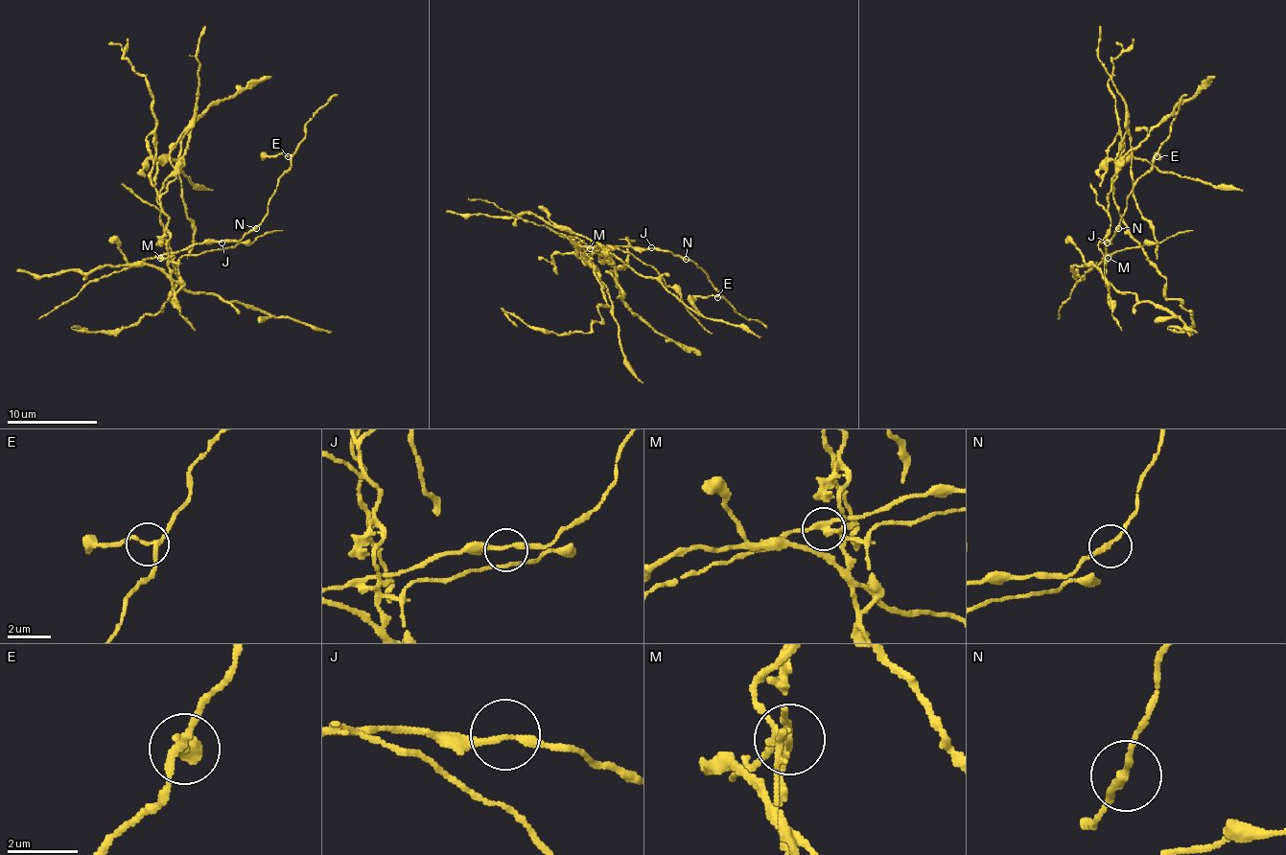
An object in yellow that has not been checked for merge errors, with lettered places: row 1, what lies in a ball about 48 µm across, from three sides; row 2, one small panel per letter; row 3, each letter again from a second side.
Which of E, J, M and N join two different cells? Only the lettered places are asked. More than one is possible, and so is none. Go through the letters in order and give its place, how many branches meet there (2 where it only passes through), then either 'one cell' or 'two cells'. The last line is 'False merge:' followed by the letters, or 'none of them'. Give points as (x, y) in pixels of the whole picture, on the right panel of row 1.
E: place (1157, 156); branches 3; one cell
J: place (1107, 242); branches 2; one cell
M: place (1108, 258); branches 3; two cells
N: place (1118, 228); branches 2; one cell
False merge: M

